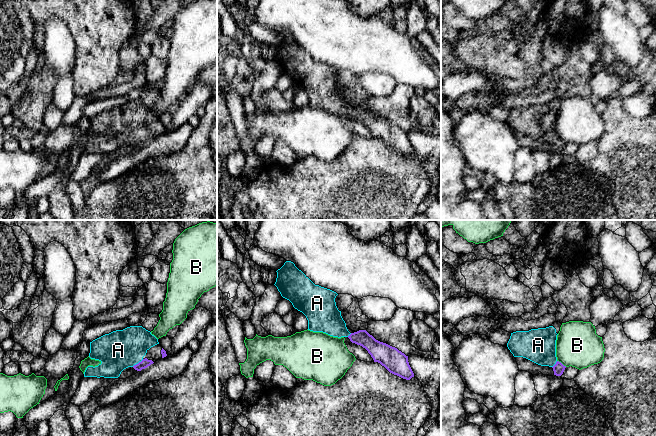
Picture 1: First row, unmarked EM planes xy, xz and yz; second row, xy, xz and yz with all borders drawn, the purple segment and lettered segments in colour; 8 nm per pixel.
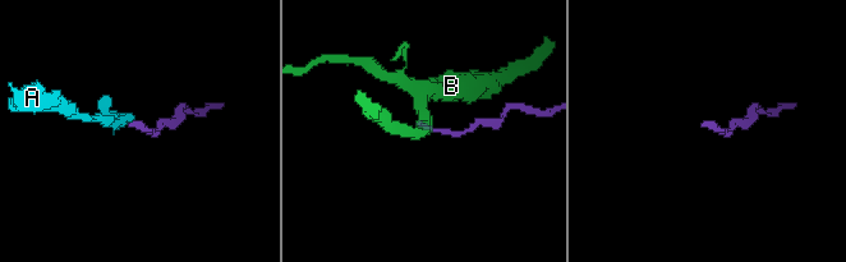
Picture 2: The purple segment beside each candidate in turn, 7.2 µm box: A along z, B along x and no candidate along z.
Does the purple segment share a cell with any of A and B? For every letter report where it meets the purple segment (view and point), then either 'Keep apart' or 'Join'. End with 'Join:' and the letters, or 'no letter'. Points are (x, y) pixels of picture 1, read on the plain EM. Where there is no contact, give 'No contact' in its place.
A: Touches purple at xy (138, 139). Join
B: Touches purple at yz (561, 139). Keep apart
Join: A

